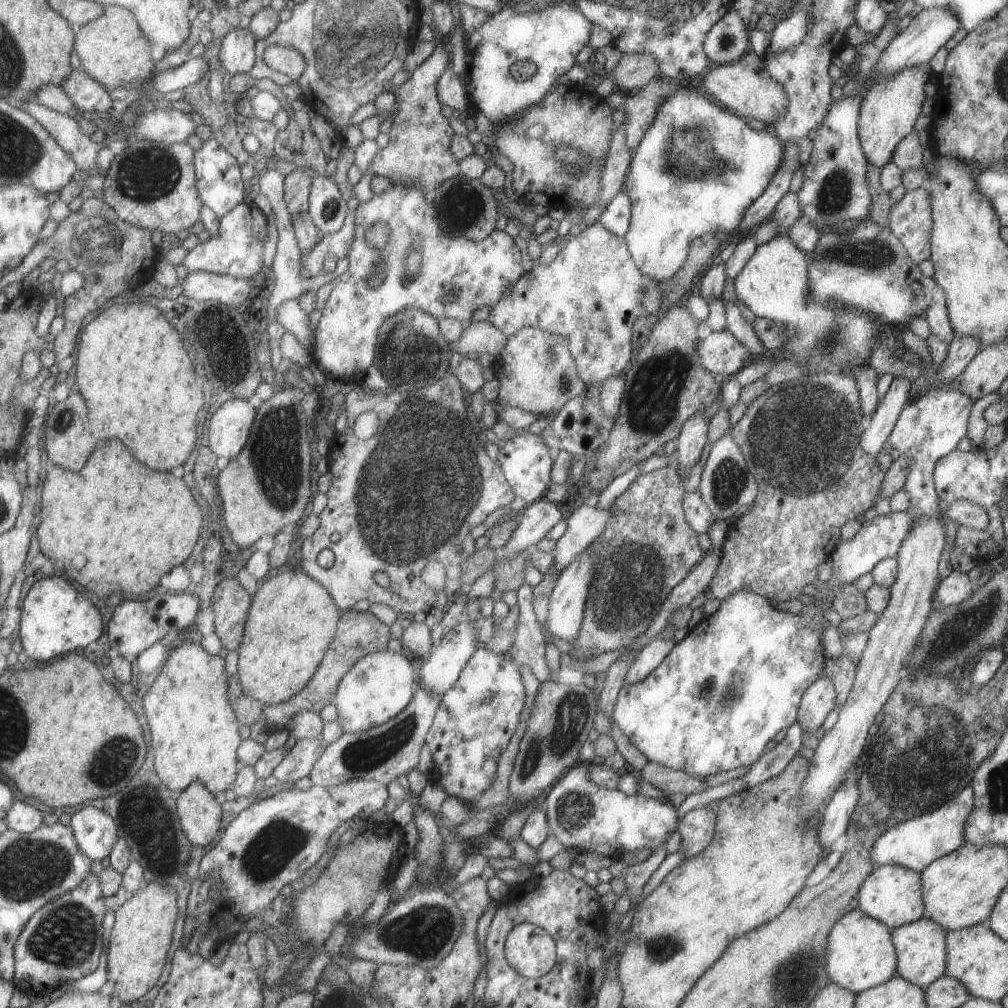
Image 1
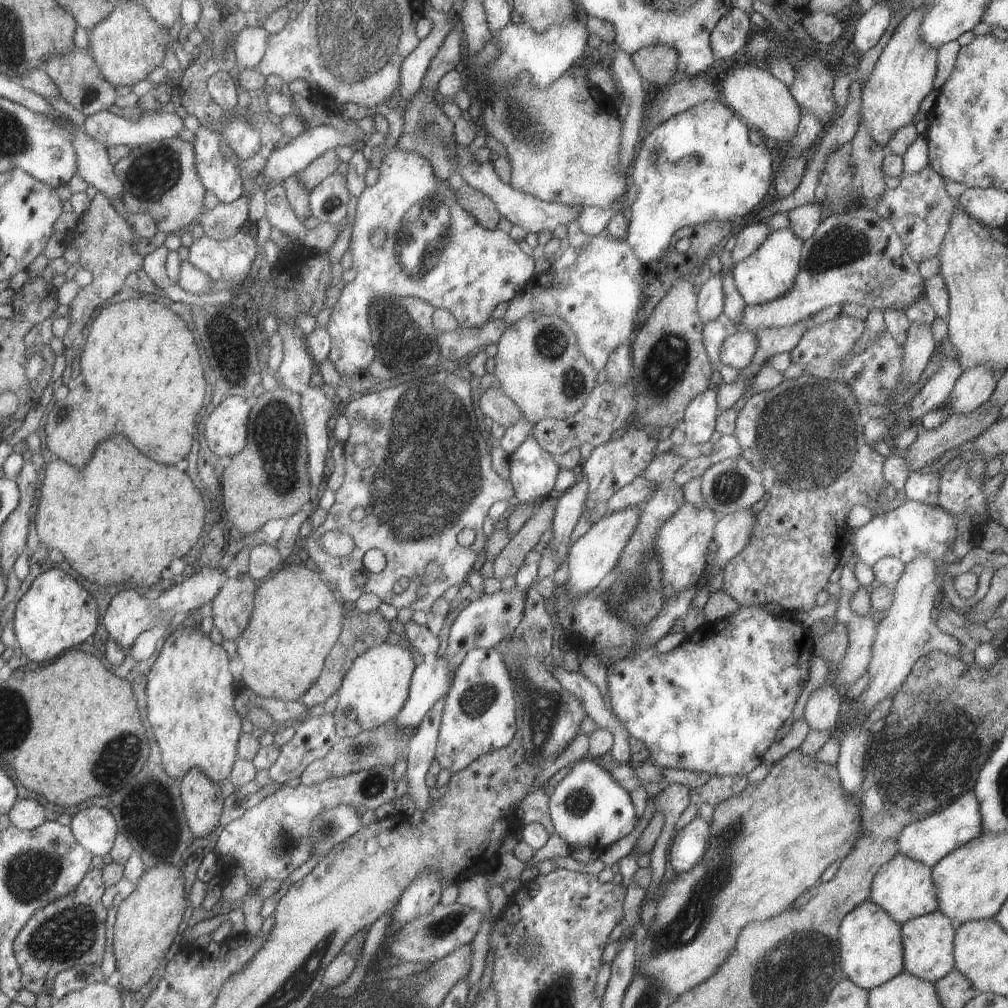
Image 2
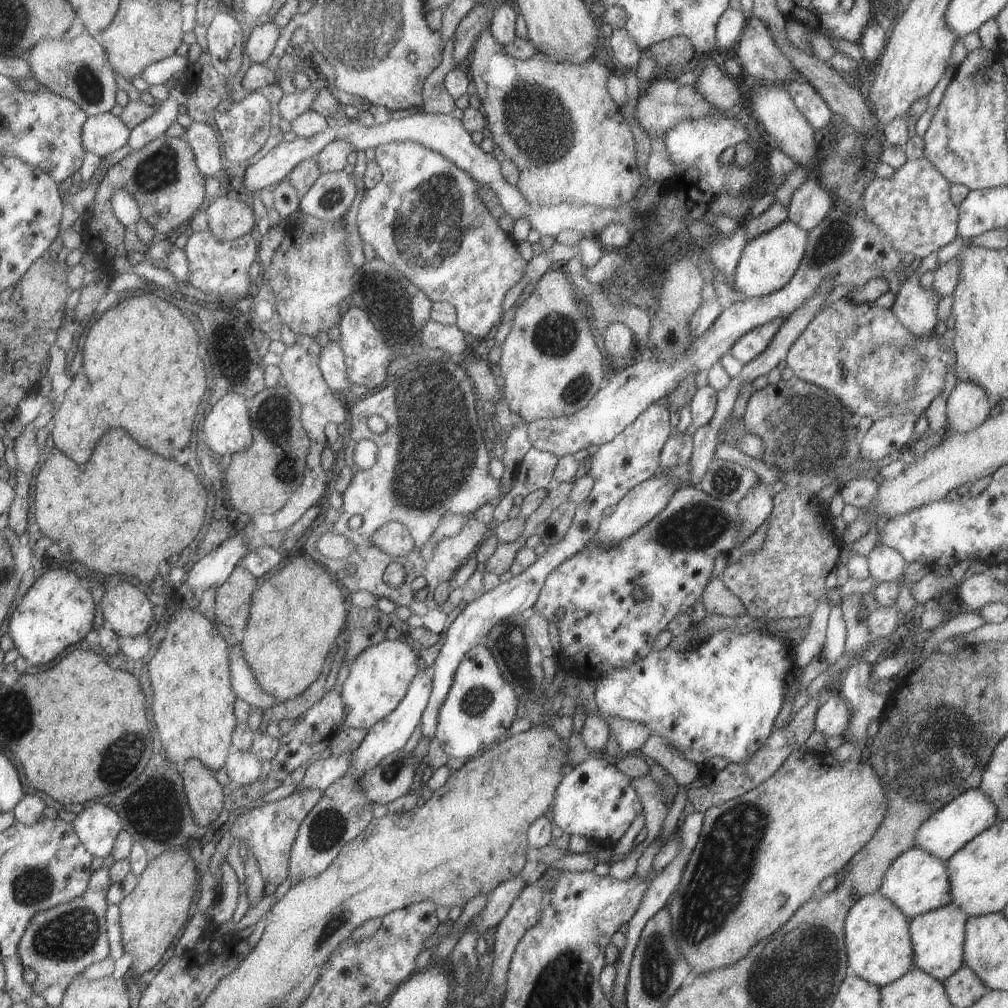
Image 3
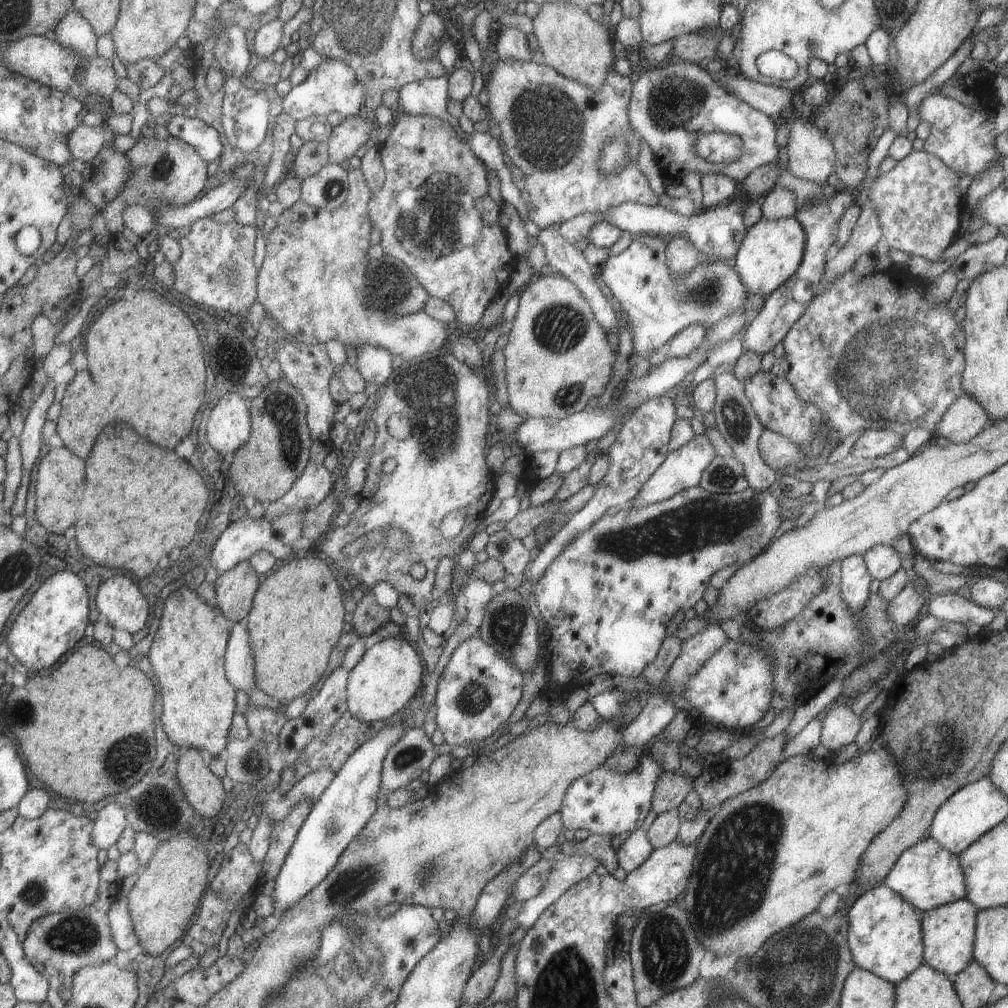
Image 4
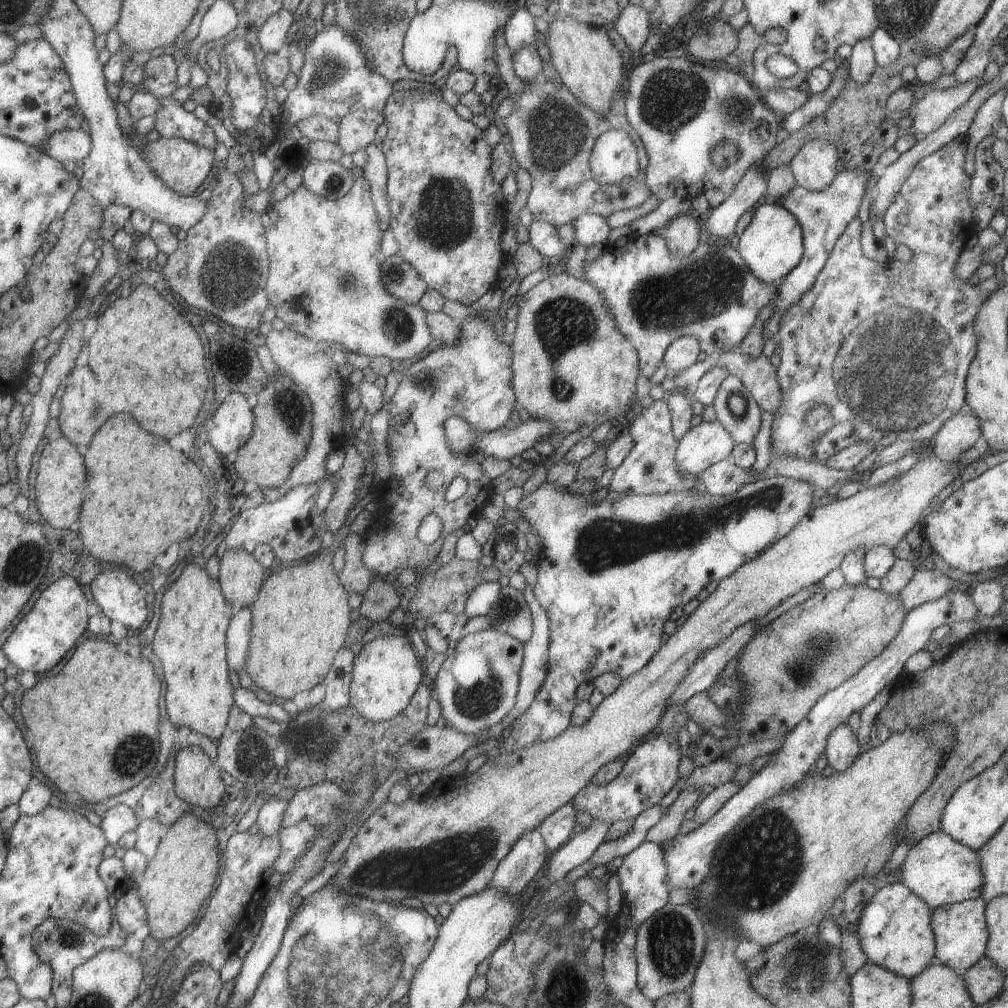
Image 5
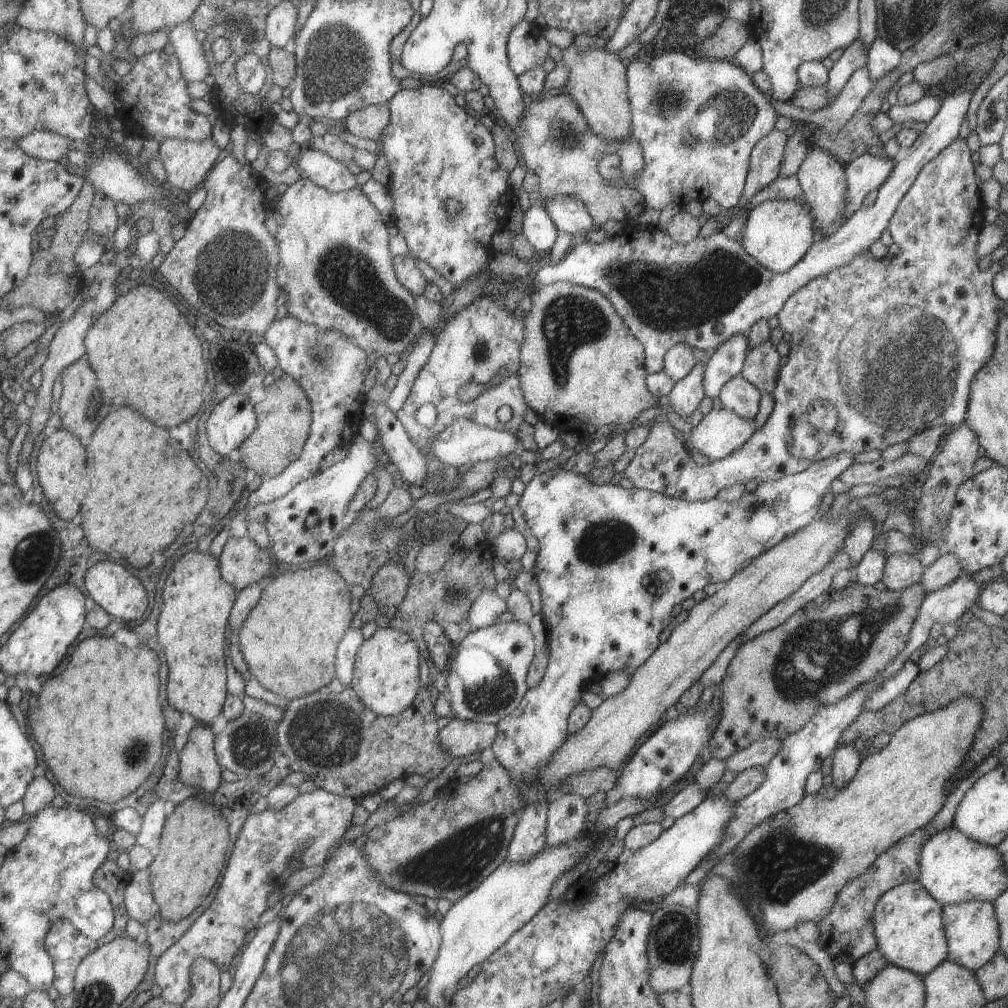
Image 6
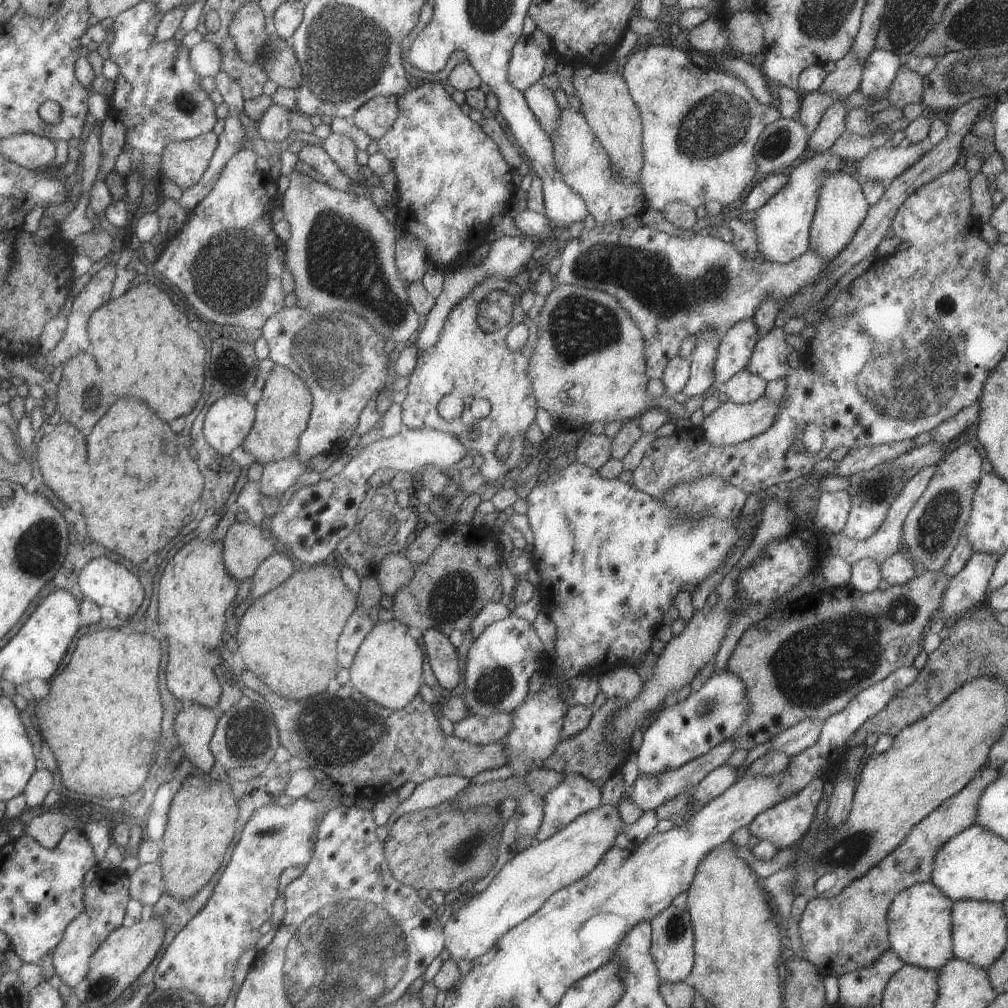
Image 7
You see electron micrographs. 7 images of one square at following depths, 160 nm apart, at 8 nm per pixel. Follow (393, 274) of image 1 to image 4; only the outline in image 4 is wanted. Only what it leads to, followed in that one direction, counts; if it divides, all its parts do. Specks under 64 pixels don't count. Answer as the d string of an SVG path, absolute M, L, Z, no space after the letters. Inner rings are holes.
M397 105L395 110L391 110L393 115L398 115L395 124L391 124L389 134L382 144L378 145L378 150L385 172L384 183L370 196L368 202L368 215L372 227L377 227L380 232L380 246L383 255L399 259L415 275L418 283L428 292L430 297L437 297L449 304L455 313L456 324L463 329L471 329L478 324L481 313L493 298L493 295L503 288L509 280L509 275L514 269L517 258L508 249L504 230L499 226L499 213L501 207L489 196L488 182L486 179L486 166L480 158L472 153L467 141L461 140L459 134L447 123L445 119L430 117L427 115L416 115L404 113L404 108ZM370 344L358 345L356 350L357 370L365 382L383 384L387 376L393 372L393 355L384 348L374 347Z

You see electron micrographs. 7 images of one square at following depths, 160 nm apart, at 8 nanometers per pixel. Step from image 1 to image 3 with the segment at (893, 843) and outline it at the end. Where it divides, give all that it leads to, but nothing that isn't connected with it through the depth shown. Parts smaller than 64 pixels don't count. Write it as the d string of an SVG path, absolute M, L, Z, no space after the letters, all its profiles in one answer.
M979 787L966 790L939 810L932 812L931 816L921 823L915 835L915 845L946 861L952 854L963 848L966 842L995 823L998 820L997 814L992 800L988 799Z

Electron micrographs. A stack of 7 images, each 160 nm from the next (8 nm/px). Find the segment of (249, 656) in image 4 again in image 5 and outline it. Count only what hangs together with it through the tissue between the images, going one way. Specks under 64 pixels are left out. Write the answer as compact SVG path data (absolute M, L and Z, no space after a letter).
M249 606L237 608L227 627L227 664L236 673L243 668L248 653L252 616Z

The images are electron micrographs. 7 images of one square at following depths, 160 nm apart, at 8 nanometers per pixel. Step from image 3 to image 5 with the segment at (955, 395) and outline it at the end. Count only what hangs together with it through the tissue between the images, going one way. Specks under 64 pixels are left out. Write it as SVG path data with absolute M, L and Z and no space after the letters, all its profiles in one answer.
M964 407L942 424L930 441L929 450L944 463L959 464L959 454L971 448L979 436L979 421L969 408Z

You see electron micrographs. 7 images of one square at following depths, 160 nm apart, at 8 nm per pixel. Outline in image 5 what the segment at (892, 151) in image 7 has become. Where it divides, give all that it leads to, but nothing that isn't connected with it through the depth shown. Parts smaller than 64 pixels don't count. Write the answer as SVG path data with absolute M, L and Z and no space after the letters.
M840 168L831 184L822 191L808 191L799 185L791 187L784 195L776 198L776 203L787 209L799 223L802 230L802 257L781 280L777 282L774 300L773 315L764 324L764 341L767 338L776 338L778 320L782 312L793 304L804 290L807 290L815 280L815 275L823 268L831 249L839 236L846 230L847 224L856 218L861 198L865 192L865 182L869 172L858 168Z

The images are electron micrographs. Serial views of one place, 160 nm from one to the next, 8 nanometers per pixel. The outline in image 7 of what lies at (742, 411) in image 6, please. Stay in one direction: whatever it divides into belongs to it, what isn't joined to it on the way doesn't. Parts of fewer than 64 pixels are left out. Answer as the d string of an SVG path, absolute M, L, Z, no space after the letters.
M747 369L738 370L723 383L726 398L734 403L748 403L757 400L766 391L766 382Z

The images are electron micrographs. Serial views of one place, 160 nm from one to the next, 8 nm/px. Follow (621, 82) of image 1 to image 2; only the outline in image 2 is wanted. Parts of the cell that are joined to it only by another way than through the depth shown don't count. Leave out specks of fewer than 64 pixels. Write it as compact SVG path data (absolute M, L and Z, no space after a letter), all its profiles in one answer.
M656 44L641 47L630 54L644 85L668 85L678 77L676 72L677 51L670 46Z

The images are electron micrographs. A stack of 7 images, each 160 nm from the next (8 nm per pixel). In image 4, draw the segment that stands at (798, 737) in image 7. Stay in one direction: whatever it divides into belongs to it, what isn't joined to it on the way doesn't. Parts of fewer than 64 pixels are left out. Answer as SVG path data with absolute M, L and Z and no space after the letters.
M663 771L654 788L650 808L656 815L677 808L693 788L693 780L681 772Z

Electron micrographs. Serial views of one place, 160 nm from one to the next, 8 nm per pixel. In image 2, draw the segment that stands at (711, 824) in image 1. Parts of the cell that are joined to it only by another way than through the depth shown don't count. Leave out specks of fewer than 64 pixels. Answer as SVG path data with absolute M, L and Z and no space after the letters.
M696 815L674 834L669 860L673 872L687 872L699 862L700 856L709 844L708 824L709 822Z

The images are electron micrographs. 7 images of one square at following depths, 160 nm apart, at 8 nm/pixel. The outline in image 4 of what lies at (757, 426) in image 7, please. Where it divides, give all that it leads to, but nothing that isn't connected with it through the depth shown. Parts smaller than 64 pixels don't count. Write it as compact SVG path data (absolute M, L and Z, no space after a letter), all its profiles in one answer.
M705 433L693 435L683 446L669 452L665 460L656 468L656 471L646 480L641 490L630 502L629 507L642 507L643 505L665 500L683 489L698 486L705 467L715 458L715 451Z

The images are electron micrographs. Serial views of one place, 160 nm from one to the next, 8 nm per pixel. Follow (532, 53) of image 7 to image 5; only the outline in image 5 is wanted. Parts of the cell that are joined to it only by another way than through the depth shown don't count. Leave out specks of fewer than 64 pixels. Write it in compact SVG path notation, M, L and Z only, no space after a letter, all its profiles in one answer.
M520 5L507 21L504 26L503 36L511 55L514 55L523 47L536 46L537 31L533 25L533 17L523 5Z

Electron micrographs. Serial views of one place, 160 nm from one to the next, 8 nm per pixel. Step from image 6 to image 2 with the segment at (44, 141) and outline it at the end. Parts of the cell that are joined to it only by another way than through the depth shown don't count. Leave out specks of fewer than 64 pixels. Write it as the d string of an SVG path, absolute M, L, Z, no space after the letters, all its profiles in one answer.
M102 111L87 117L84 127L89 136L93 136L97 142L101 142L106 148L125 145L133 149L145 144L151 144L152 142L179 138L181 130L184 129L183 118L179 114L168 114L161 111L145 114L139 120L129 120L129 118L117 116L113 112Z

